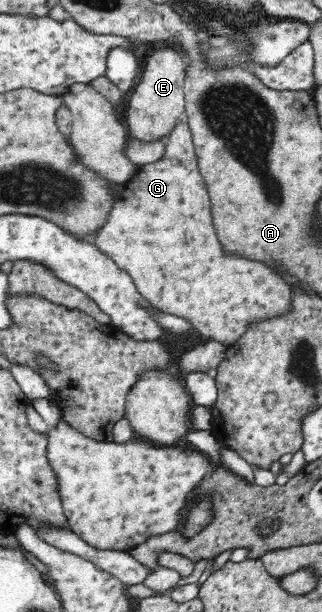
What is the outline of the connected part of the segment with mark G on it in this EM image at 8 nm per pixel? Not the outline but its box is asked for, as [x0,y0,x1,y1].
[94,118,296,344]

